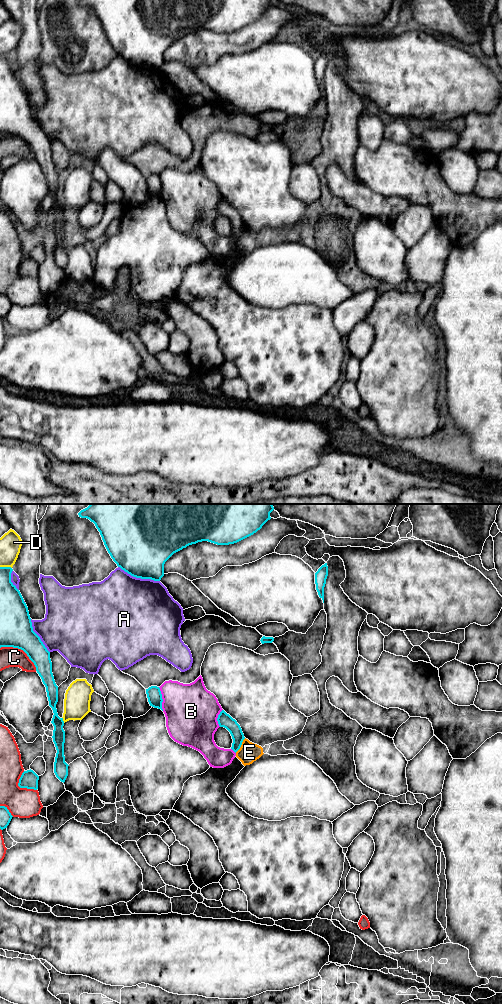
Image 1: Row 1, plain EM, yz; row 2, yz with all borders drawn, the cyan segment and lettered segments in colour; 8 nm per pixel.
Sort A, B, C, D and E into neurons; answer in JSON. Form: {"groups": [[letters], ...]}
{"groups": [["A"], ["B"], ["C"], ["D"], ["E"]]}

